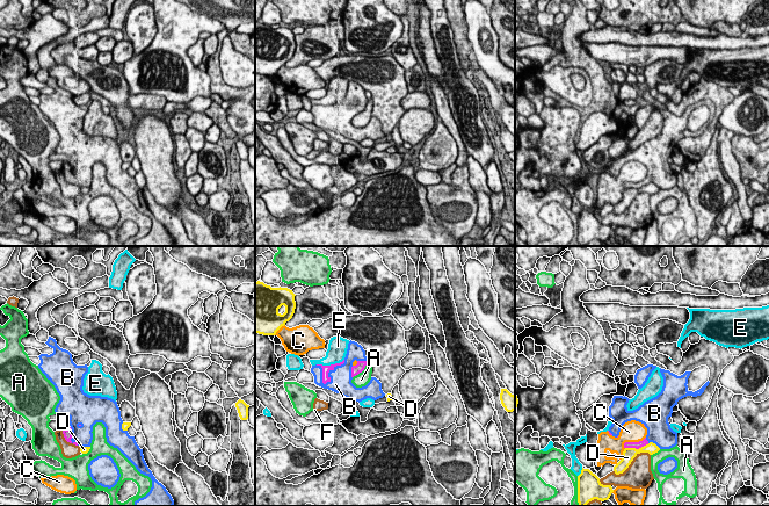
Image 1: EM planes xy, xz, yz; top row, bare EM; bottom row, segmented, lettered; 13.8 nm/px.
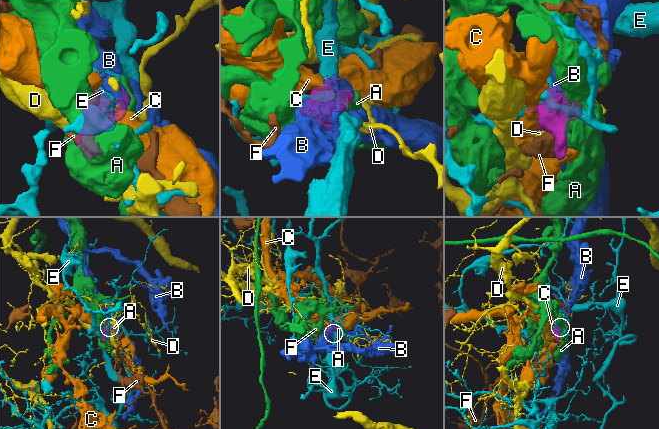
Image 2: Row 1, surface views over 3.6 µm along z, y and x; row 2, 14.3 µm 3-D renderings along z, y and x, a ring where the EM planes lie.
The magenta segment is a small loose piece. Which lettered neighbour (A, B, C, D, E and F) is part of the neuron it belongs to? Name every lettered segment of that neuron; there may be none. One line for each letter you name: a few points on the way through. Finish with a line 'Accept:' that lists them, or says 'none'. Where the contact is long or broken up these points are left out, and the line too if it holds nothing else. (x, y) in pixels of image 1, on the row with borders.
Accept: B

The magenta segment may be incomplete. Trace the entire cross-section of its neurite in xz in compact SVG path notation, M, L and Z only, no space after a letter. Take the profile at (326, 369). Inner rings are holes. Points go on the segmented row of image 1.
M350 340L342 362L331 366L315 364L312 366L311 373L317 385L341 393L348 399L358 403L367 398L377 400L385 396L379 380L371 377L370 382L362 388L356 388L351 383L353 377L364 370L367 362L363 347Z

